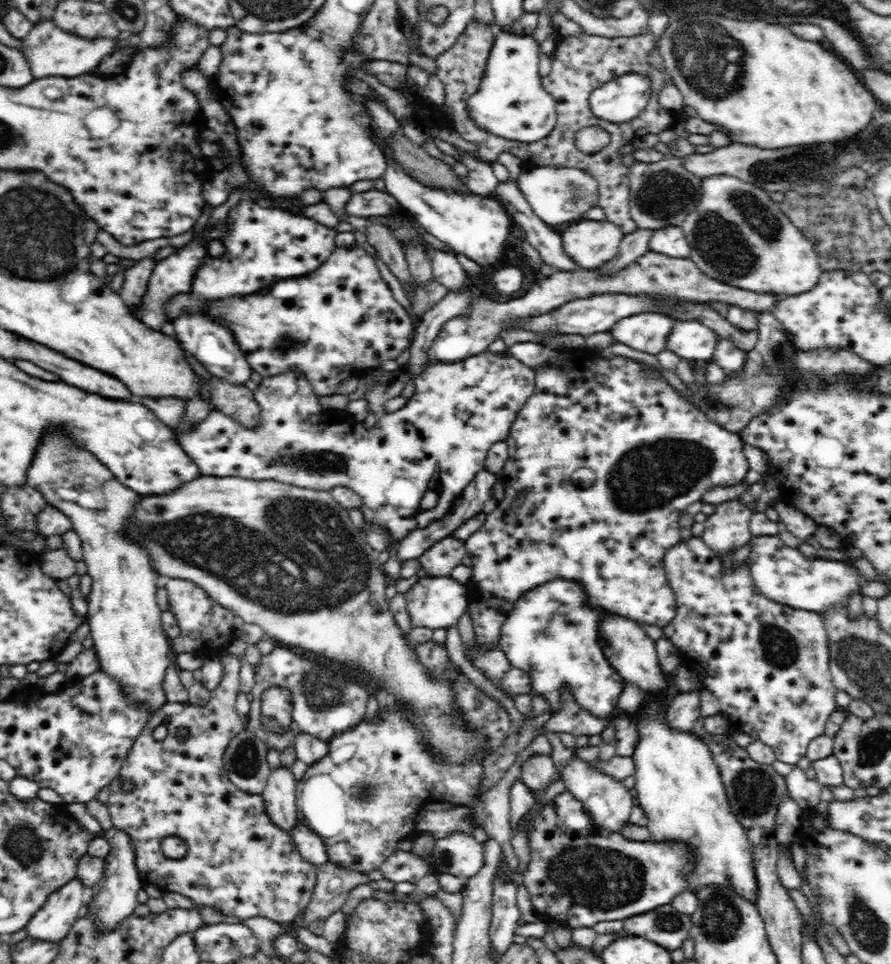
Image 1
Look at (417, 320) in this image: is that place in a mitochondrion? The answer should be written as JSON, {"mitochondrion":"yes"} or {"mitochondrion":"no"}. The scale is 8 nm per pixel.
{"mitochondrion":"no"}

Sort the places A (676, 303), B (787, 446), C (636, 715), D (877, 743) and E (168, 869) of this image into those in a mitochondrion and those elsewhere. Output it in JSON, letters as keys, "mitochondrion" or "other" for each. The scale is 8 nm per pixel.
{"A":"other","B":"other","C":"other","D":"mitochondrion","E":"mitochondrion"}

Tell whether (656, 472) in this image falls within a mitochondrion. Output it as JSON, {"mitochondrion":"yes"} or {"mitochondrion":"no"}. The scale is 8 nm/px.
{"mitochondrion":"yes"}

